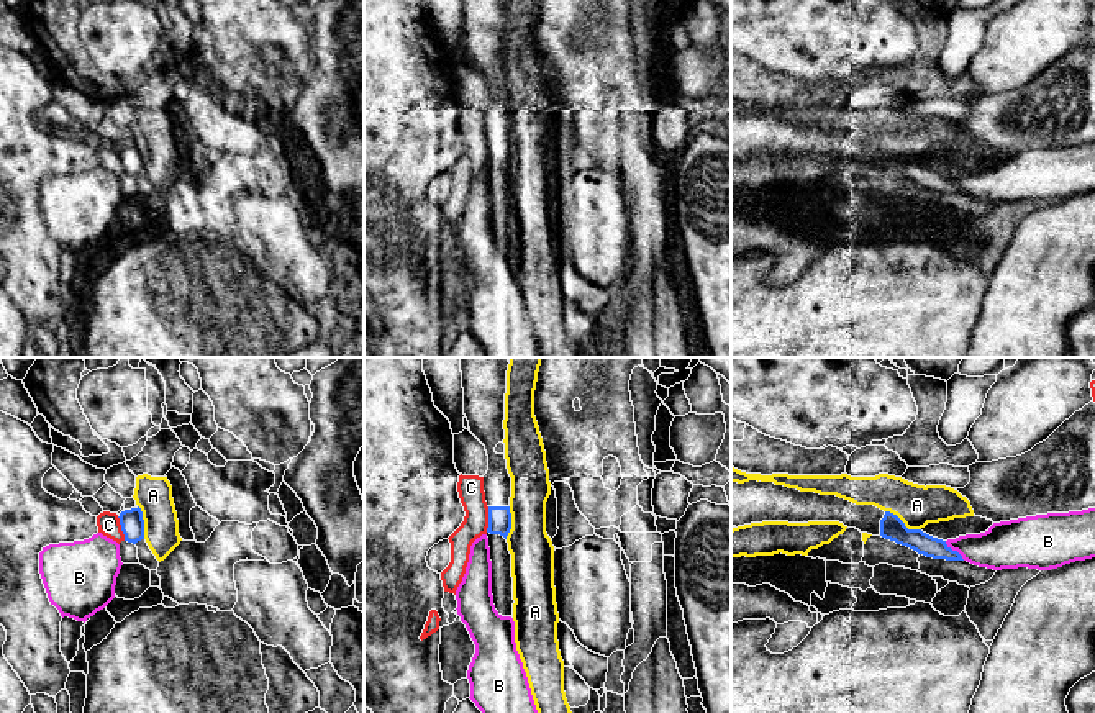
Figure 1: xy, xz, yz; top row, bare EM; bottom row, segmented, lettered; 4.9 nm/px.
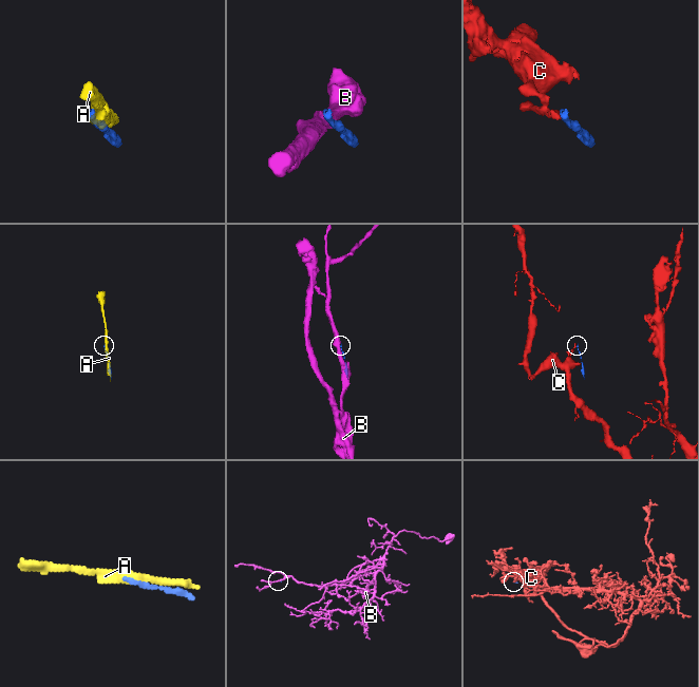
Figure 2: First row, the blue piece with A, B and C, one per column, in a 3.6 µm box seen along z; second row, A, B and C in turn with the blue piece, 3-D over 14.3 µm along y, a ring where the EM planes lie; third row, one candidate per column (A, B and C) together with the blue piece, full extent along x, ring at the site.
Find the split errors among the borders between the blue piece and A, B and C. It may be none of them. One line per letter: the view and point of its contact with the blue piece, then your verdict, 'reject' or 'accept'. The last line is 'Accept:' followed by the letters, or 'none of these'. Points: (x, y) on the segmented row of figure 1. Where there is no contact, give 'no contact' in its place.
A: meets blue in yz at (904, 523); reject
B: meets blue in yz at (954, 551); reject
C: meets blue in xz at (489, 520); reject
Accept: none of these

